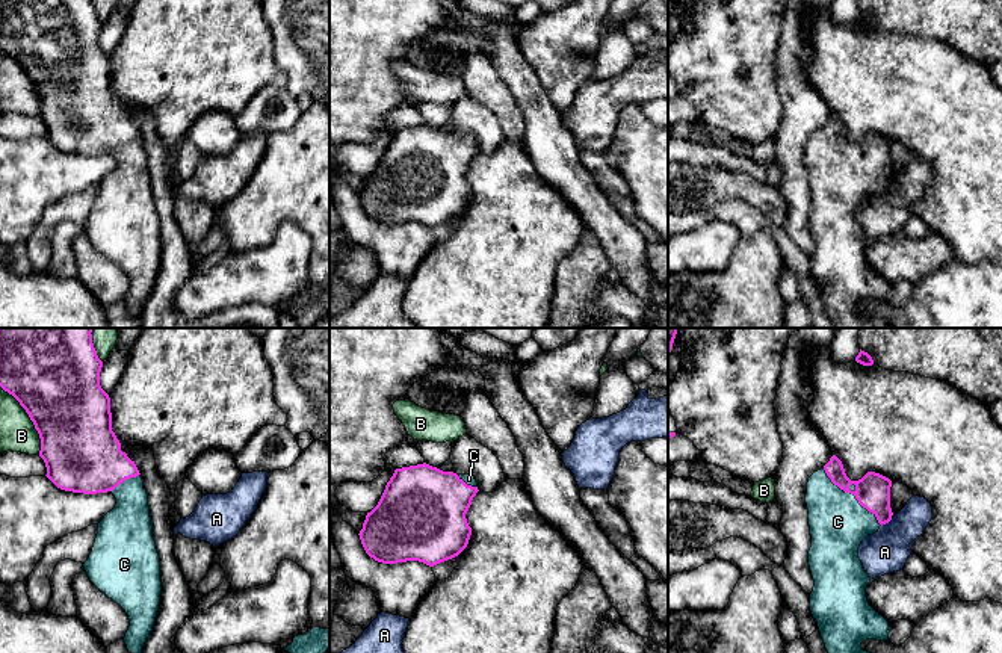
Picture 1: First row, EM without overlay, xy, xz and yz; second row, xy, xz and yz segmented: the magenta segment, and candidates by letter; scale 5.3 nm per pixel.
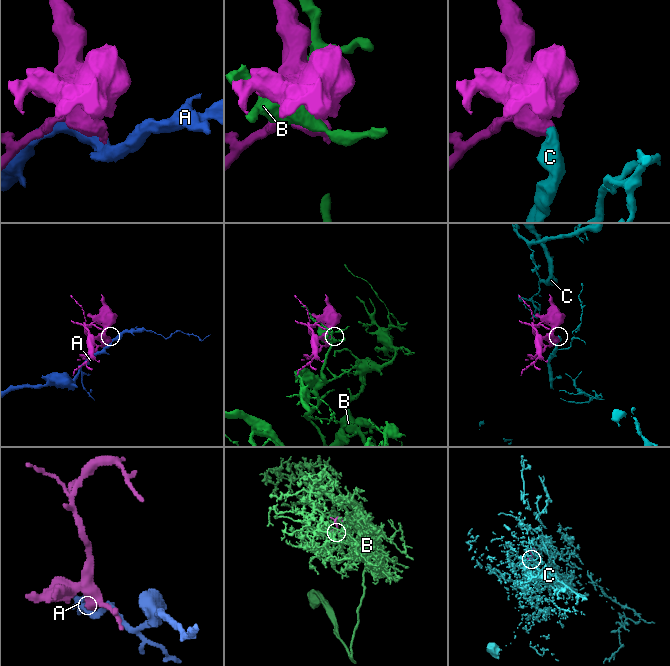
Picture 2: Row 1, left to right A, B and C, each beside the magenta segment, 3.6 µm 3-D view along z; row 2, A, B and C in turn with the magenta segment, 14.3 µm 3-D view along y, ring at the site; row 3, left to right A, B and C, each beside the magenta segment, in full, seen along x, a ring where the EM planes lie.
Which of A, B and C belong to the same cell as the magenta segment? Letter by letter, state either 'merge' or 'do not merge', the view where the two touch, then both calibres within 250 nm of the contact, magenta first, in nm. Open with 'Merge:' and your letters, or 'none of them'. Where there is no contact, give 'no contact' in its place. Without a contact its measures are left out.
Merge: C
A: do not merge | yz | 190/240 nm
B: do not merge | xy | 460/190 nm
C: merge | yz | 190/300 nm

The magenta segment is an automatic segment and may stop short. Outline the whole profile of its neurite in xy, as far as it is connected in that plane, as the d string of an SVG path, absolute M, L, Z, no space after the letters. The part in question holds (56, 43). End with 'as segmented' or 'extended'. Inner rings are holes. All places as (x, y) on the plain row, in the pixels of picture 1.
M0 0L0 48L12 56L20 67L26 71L30 82L35 86L35 91L41 100L41 112L39 118L44 121L47 128L47 139L60 151L73 153L73 154L83 154L83 156L97 156L97 154L107 154L110 153L115 160L115 169L104 177L104 180L98 184L98 195L92 209L92 213L88 222L83 225L85 233L91 243L104 254L109 260L116 263L128 277L130 287L122 299L128 314L141 319L142 308L150 298L157 272L160 265L160 254L162 254L162 242L160 242L160 224L159 215L156 210L156 203L153 200L153 186L150 178L150 168L148 168L148 156L144 150L144 141L135 125L125 113L121 112L121 104L116 100L115 94L112 92L112 74L110 74L110 59L100 47L100 33L103 29L103 23L98 20L97 12L94 9L92 0Z; extended

